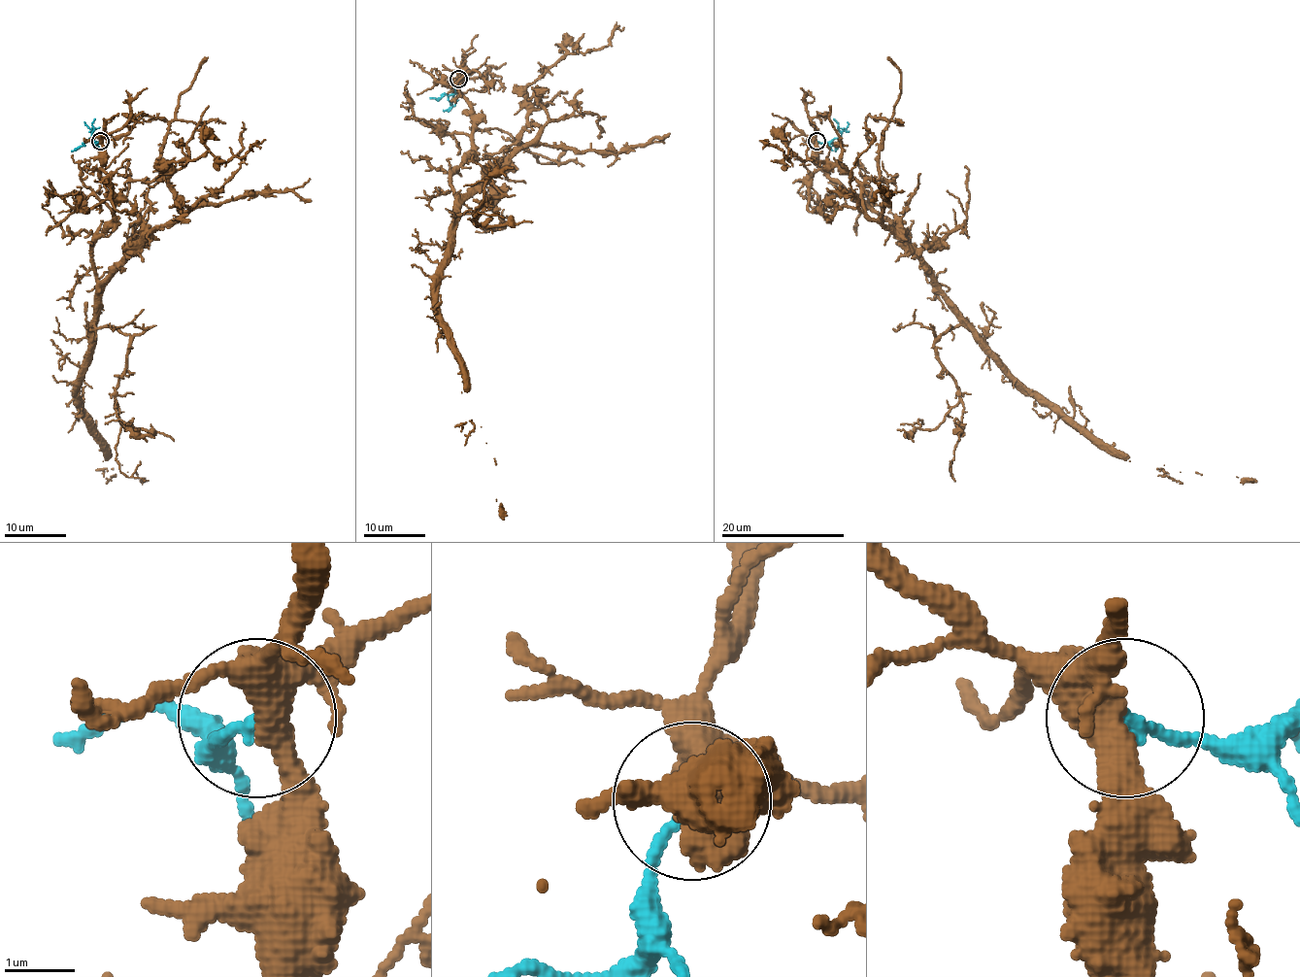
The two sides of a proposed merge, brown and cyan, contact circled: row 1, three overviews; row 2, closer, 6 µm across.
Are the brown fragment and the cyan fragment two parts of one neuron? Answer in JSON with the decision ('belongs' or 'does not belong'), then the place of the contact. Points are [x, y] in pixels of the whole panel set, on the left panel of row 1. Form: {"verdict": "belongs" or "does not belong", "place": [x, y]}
{"verdict": "belongs", "place": [100, 141]}

